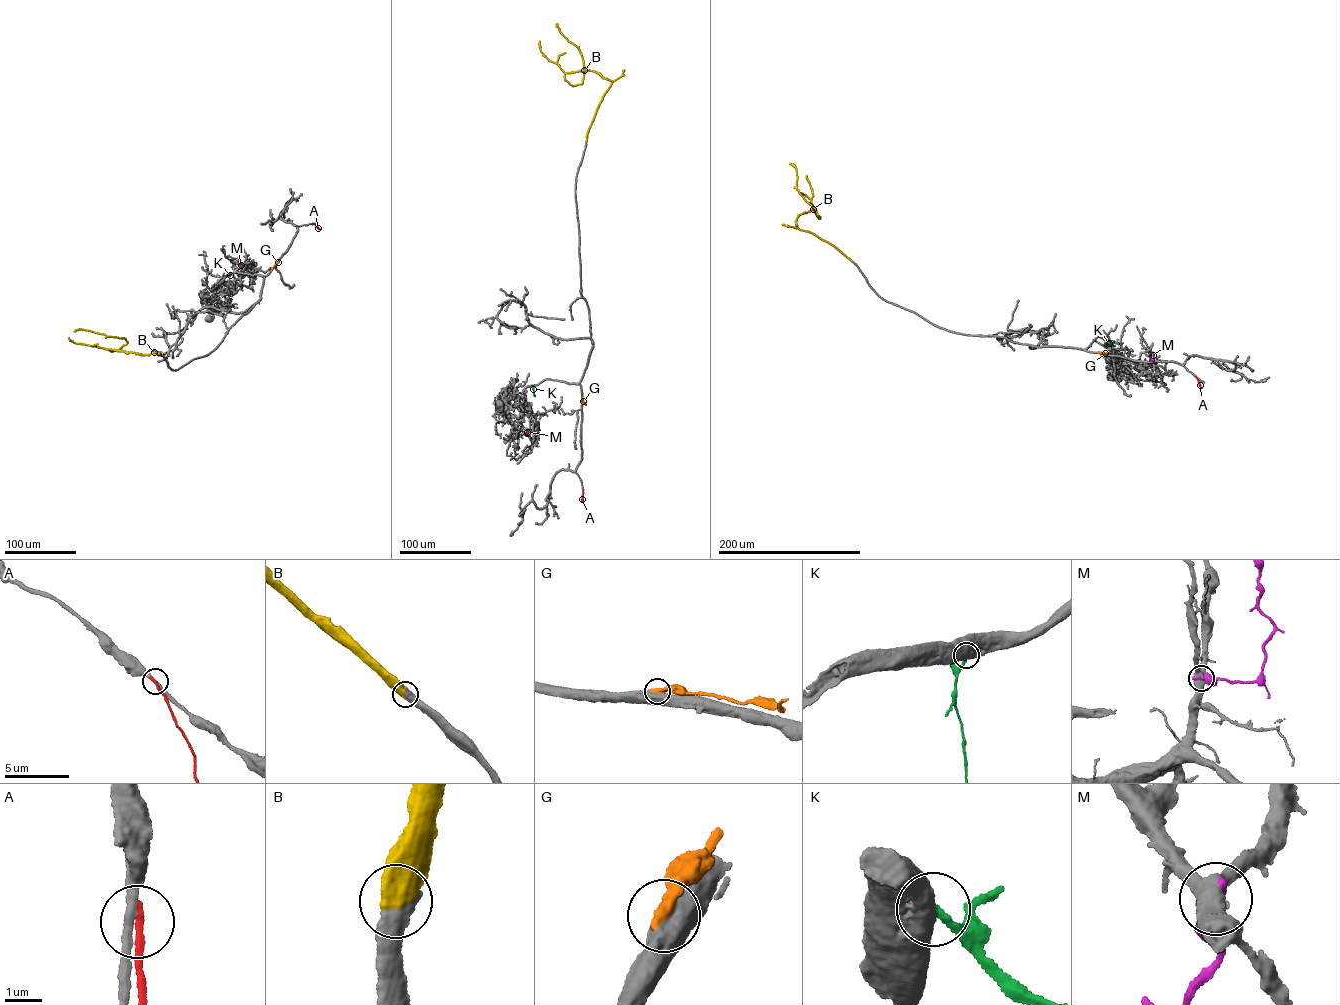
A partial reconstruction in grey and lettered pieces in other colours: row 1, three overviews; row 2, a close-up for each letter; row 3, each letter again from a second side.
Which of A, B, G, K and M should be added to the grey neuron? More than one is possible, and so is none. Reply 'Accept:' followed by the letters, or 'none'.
Accept: B

